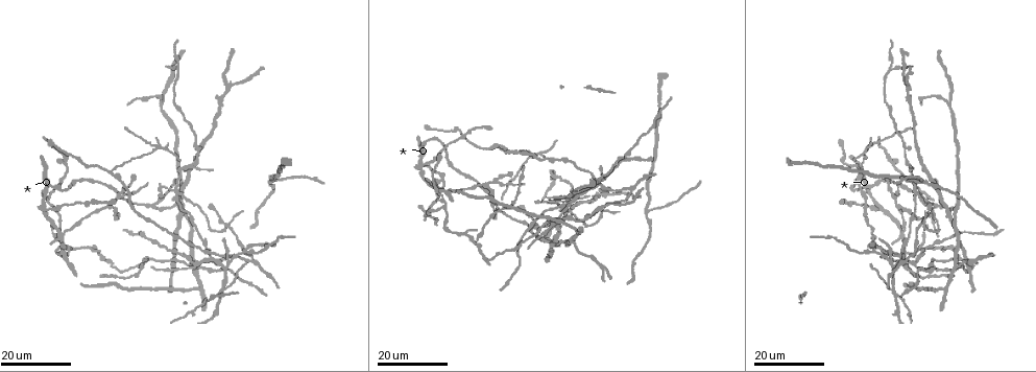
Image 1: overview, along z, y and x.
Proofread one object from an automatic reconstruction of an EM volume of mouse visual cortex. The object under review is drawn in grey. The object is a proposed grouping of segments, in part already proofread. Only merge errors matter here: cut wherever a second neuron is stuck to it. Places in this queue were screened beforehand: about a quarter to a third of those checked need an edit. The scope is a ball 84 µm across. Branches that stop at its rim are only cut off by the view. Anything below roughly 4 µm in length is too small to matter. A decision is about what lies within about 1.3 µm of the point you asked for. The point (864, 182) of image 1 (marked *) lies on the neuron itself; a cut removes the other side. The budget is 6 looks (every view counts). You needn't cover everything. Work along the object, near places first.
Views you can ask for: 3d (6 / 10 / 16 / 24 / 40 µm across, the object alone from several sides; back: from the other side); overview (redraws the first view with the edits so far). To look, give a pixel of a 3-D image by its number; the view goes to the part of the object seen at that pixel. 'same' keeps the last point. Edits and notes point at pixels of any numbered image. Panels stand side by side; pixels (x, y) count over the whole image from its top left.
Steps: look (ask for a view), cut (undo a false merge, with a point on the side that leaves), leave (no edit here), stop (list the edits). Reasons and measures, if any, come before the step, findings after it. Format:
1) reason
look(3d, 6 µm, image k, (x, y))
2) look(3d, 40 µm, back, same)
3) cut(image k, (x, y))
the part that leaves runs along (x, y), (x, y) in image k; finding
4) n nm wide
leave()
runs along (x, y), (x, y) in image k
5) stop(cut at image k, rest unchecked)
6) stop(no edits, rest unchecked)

looks like a crossing
look(3d, 24 µm, image 1, (156, 146))

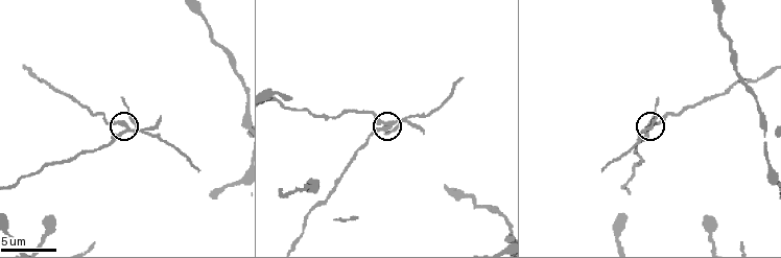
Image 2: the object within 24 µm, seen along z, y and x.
look(3d, 10 µm, image 2, (127, 127))

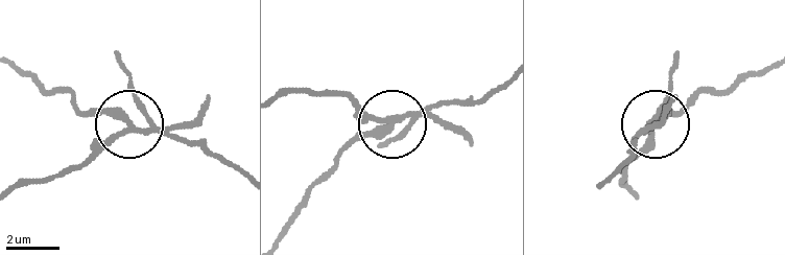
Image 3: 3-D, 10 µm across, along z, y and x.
zoom in
look(3d, 6 µm, image 3, (392, 126))

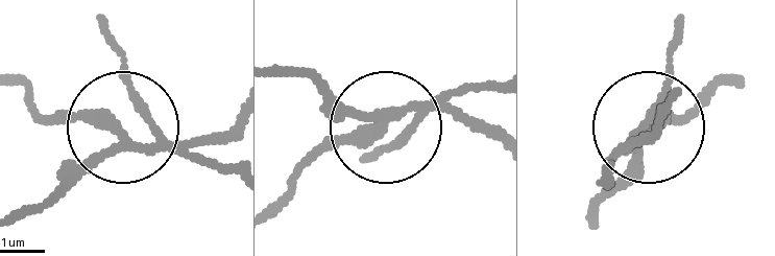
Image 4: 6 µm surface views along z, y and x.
270 nm wide
cut(image 4, (68, 116))
the part that leaves runs along (386, 117), (322, 150), (277, 207) in image 4; a second neuron is stuck on

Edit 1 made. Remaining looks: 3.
redraw
look(overview)

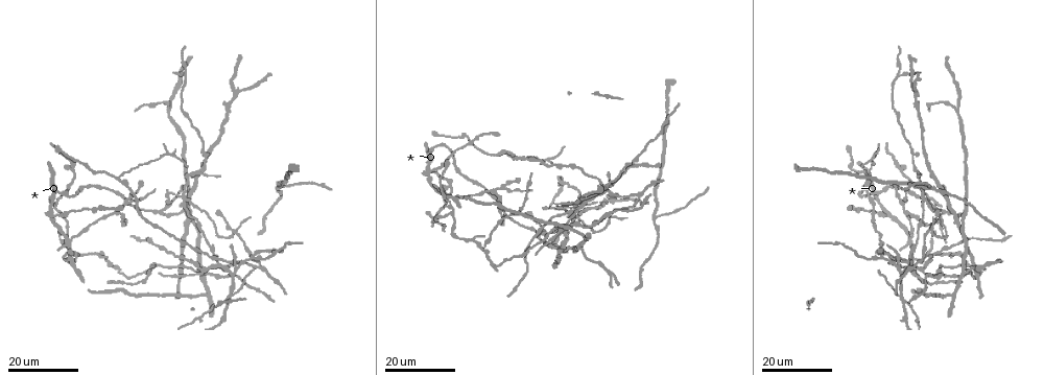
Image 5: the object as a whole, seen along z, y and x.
side arm on a straight run
look(3d, 16 µm, image 5, (186, 198))

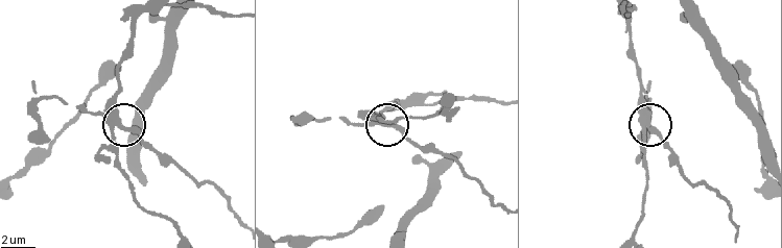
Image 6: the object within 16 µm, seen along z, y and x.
closer look
look(3d, 10 µm, image 6, (122, 125))

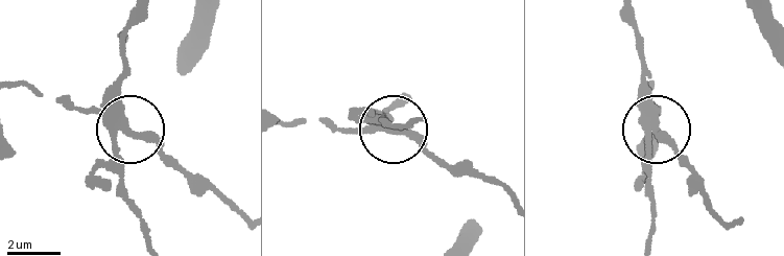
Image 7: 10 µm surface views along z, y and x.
3 arms
cut(image 7, (147, 142))
the part that leaves runs along (120, 116), (239, 208) in image 7; two neurons meet here

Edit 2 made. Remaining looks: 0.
stop(cut at image 4, cut at image 7, rest unchecked)

